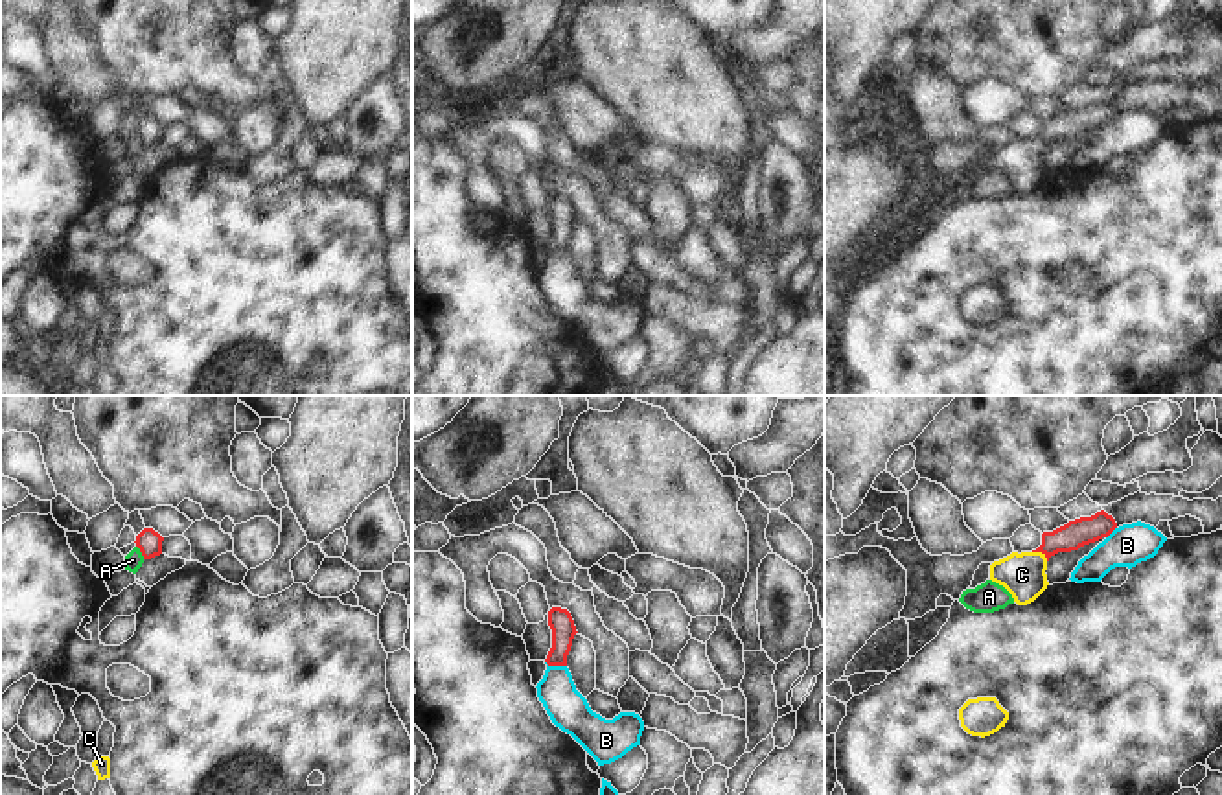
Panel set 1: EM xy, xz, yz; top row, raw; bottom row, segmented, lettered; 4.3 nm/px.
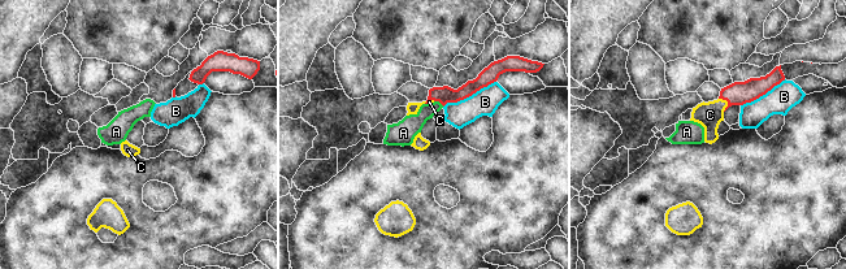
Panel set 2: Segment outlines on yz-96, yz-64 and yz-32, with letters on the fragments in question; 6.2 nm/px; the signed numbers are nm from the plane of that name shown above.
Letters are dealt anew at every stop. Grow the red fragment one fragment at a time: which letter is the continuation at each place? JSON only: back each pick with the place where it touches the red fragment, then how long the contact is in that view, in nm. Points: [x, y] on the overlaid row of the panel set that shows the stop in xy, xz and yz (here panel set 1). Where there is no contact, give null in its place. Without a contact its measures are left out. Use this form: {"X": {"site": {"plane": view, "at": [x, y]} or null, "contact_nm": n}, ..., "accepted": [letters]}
{"C": {"site": {"plane": "yz", "at": [1040, 551]}, "contact_nm": 80}, "accepted": ["C"]}

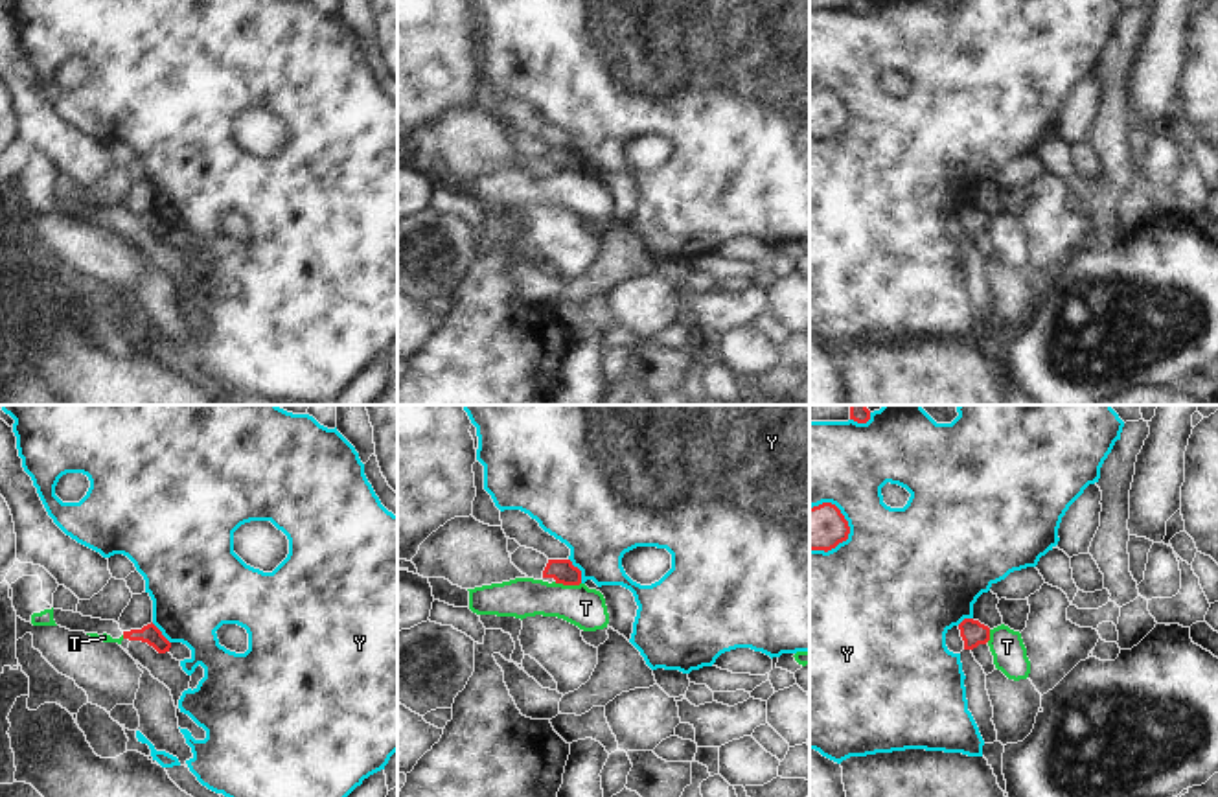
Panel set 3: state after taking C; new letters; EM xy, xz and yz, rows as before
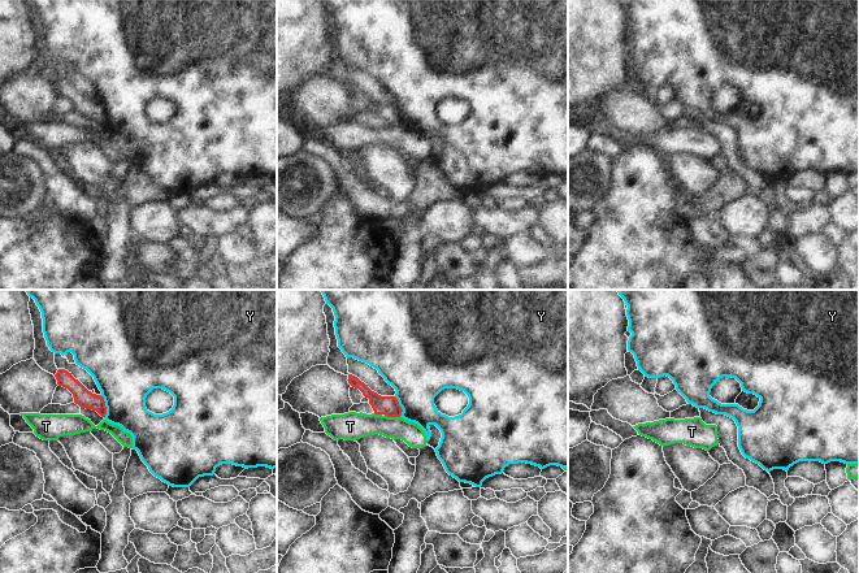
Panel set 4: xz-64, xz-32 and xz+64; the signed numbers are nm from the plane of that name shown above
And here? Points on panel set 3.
{"accepted": []}

